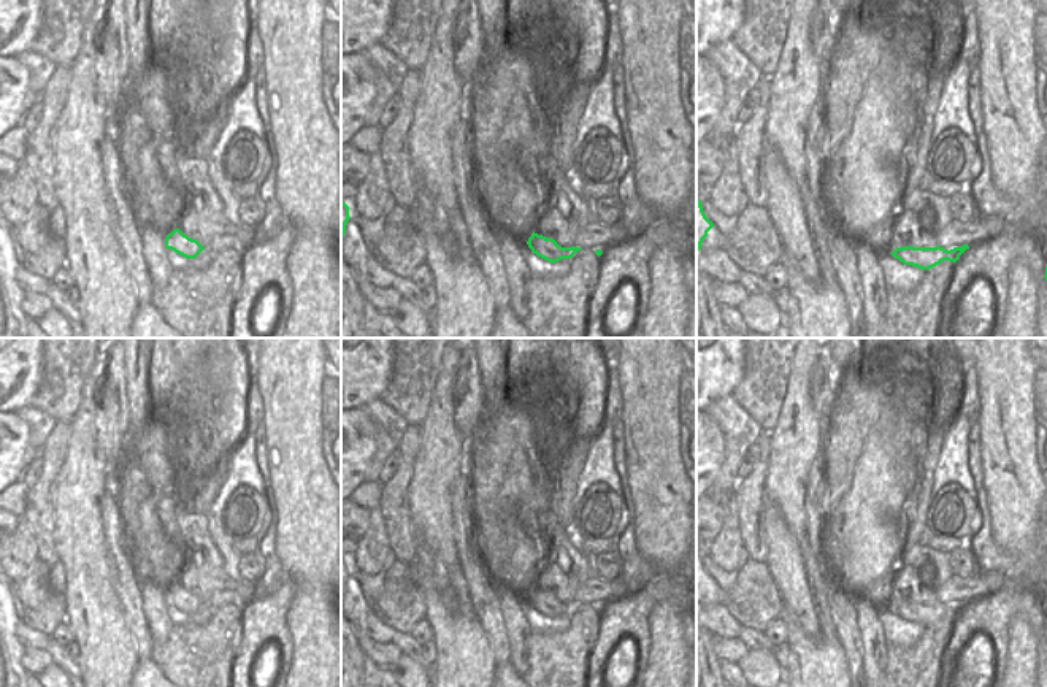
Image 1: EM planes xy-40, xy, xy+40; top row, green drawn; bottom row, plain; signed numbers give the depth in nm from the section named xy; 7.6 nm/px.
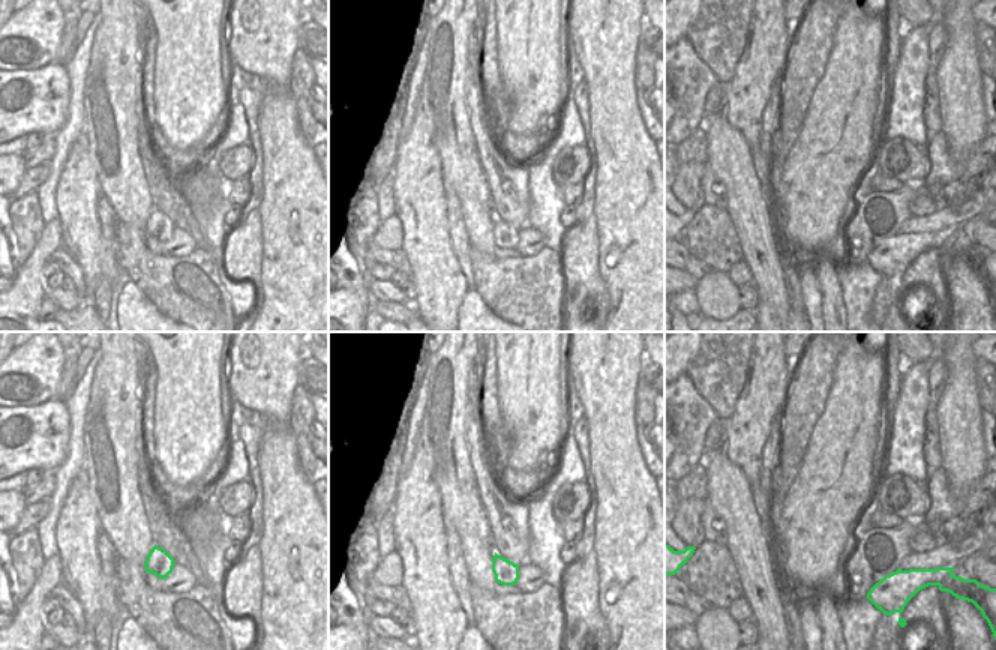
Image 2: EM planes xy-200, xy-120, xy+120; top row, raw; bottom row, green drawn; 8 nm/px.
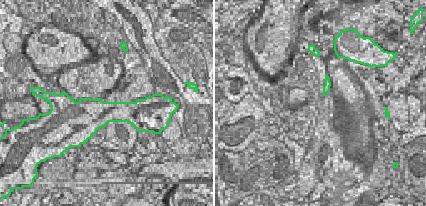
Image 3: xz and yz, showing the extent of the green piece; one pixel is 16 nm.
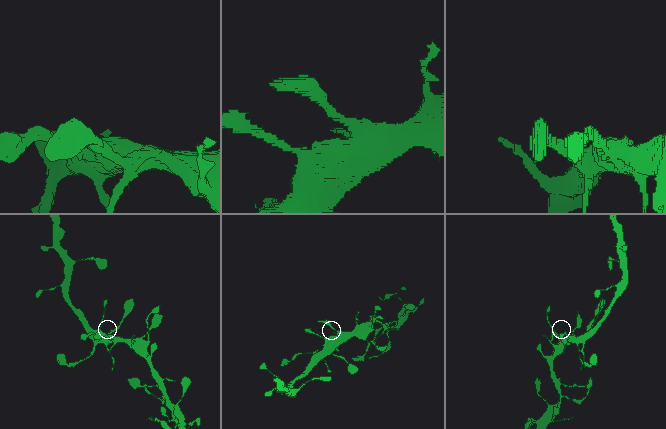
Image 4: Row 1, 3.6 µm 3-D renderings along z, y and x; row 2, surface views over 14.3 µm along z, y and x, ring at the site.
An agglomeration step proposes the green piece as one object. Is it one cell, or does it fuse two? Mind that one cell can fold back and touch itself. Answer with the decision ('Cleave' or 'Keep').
Keep.

